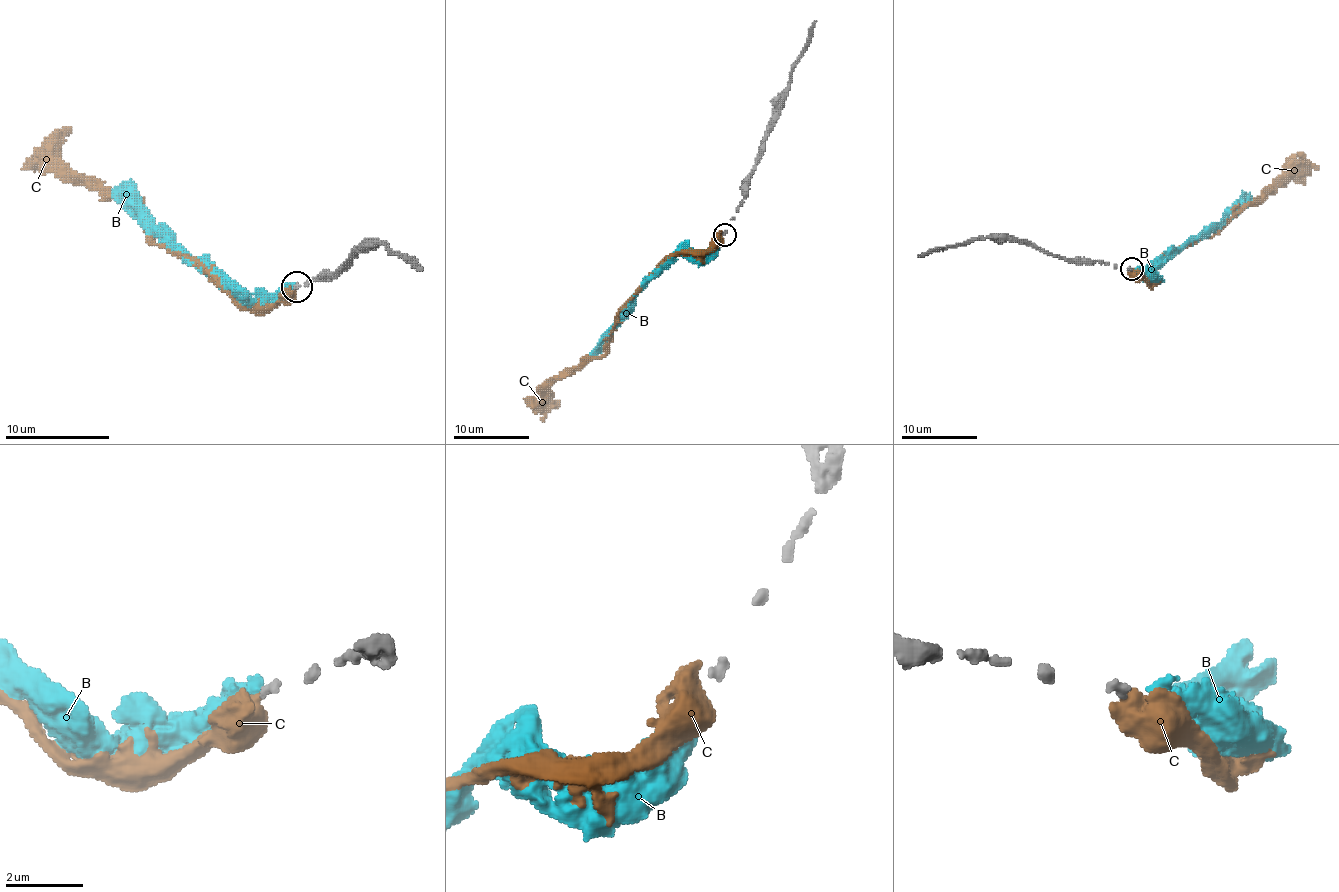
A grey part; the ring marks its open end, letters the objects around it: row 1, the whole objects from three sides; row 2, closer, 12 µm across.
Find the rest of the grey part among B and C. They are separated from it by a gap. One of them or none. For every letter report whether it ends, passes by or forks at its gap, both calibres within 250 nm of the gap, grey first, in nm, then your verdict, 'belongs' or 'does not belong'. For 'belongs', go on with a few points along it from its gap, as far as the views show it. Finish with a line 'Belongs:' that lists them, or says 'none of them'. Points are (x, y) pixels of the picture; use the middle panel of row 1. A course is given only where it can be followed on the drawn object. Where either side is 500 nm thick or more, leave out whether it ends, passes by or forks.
B: it ends | 180/240 nm | belongs | via (723, 238), (708, 250), (681, 251), (637, 293), (631, 311), (590, 352)
C: 180/600 nm | does not belong
Belongs: B

